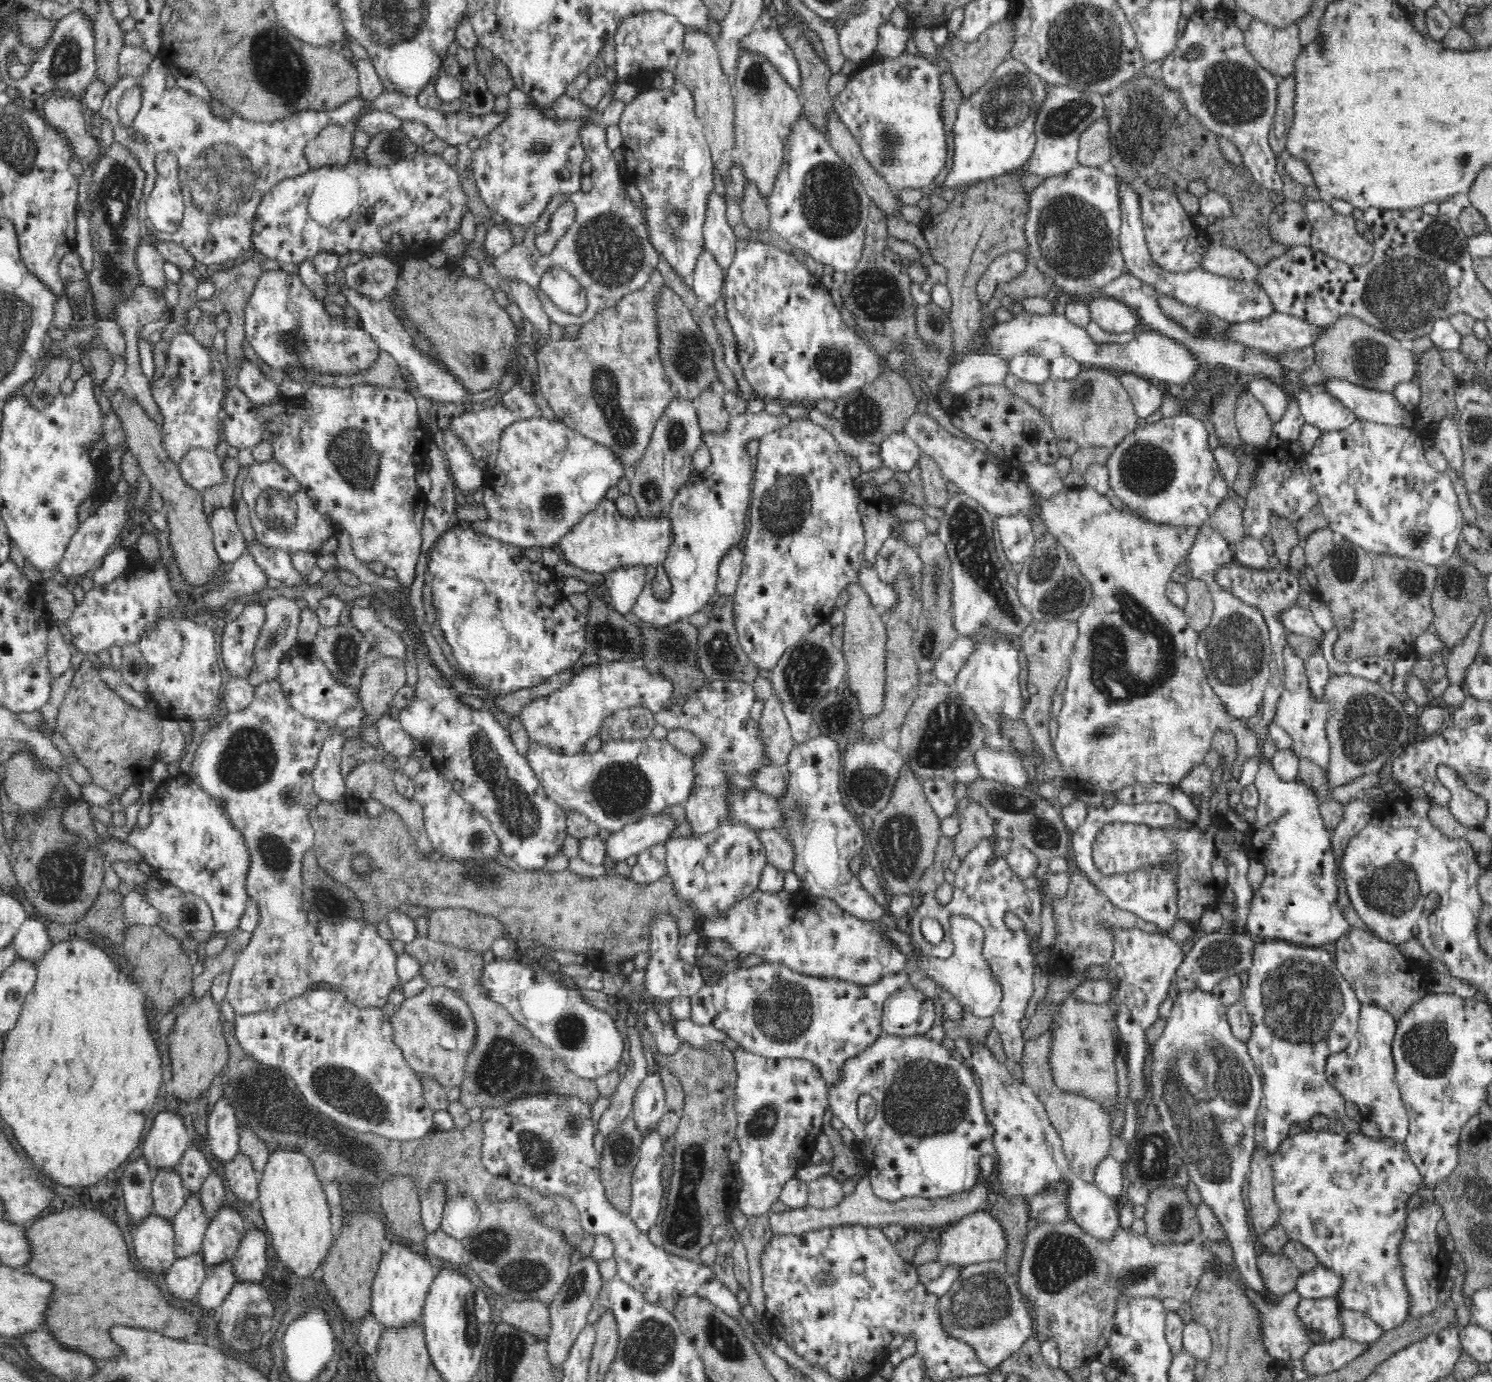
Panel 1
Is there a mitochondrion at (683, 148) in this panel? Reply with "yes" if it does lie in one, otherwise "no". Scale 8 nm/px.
no

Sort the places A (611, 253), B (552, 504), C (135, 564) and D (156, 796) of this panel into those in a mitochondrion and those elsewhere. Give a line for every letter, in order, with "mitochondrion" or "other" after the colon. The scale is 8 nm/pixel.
A: mitochondrion
B: mitochondrion
C: other
D: other

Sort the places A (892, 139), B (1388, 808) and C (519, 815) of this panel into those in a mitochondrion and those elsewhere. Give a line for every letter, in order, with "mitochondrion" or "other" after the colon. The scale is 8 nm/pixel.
A: mitochondrion
B: other
C: mitochondrion

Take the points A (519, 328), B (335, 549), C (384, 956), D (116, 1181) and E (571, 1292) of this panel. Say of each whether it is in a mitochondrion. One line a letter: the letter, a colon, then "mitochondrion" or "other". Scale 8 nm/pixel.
A: other
B: other
C: other
D: other
E: mitochondrion

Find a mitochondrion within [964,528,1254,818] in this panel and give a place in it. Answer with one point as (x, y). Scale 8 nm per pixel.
(1135, 654)

